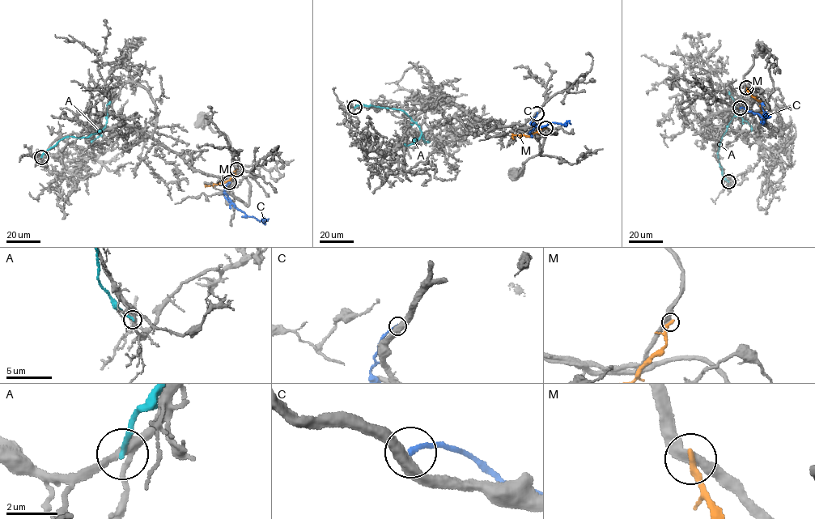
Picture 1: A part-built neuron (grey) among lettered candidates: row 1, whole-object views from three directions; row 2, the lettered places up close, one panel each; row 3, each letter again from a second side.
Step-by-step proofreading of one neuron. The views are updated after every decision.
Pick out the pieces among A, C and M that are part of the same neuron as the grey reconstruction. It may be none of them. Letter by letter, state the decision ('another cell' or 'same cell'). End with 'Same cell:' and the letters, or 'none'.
A: another cell
C: another cell
M: another cell
Same cell: none

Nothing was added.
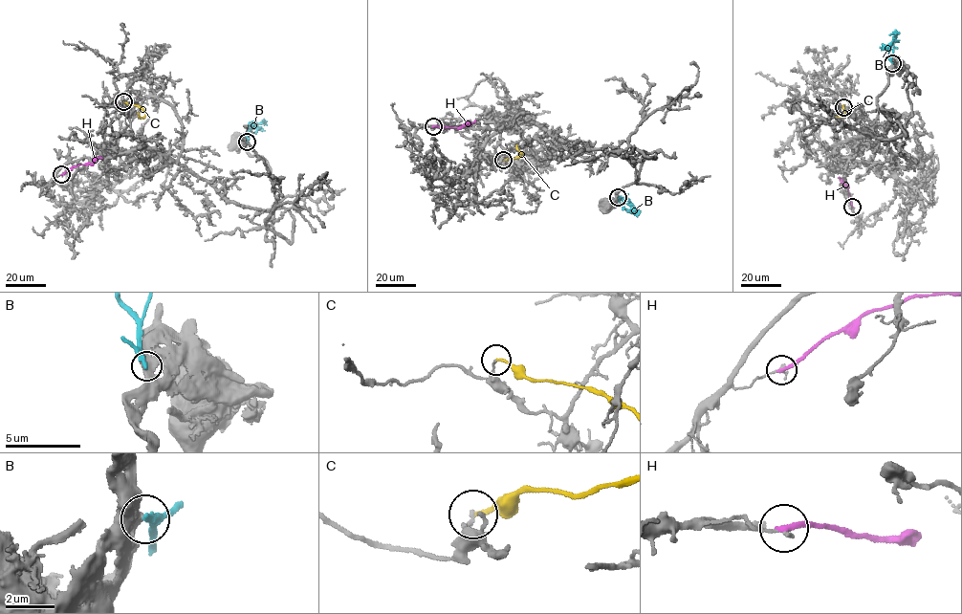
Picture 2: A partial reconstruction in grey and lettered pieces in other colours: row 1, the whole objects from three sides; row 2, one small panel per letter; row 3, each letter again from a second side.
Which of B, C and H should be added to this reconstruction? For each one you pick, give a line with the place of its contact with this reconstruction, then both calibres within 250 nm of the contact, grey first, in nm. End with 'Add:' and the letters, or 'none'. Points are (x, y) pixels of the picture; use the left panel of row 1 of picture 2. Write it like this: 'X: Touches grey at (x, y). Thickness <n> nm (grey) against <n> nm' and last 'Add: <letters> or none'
Add: none

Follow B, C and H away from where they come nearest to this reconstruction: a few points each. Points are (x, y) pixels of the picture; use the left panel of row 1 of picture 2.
B: (247, 142), (250, 126), (266, 123), (262, 120)
C: (123, 101), (138, 105), (145, 114), (141, 118), (138, 114)
H: (62, 174), (74, 166), (93, 164), (97, 159), (102, 158)

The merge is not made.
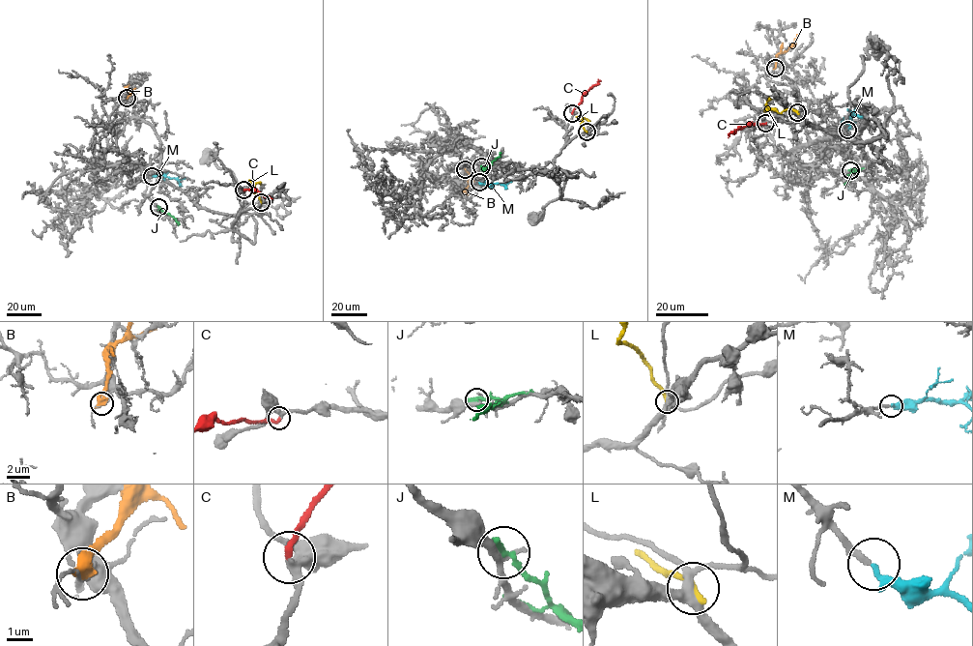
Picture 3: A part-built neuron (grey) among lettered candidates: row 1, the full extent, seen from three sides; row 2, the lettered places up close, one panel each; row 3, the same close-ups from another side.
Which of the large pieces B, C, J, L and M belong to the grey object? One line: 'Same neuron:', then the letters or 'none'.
Same neuron: C, M

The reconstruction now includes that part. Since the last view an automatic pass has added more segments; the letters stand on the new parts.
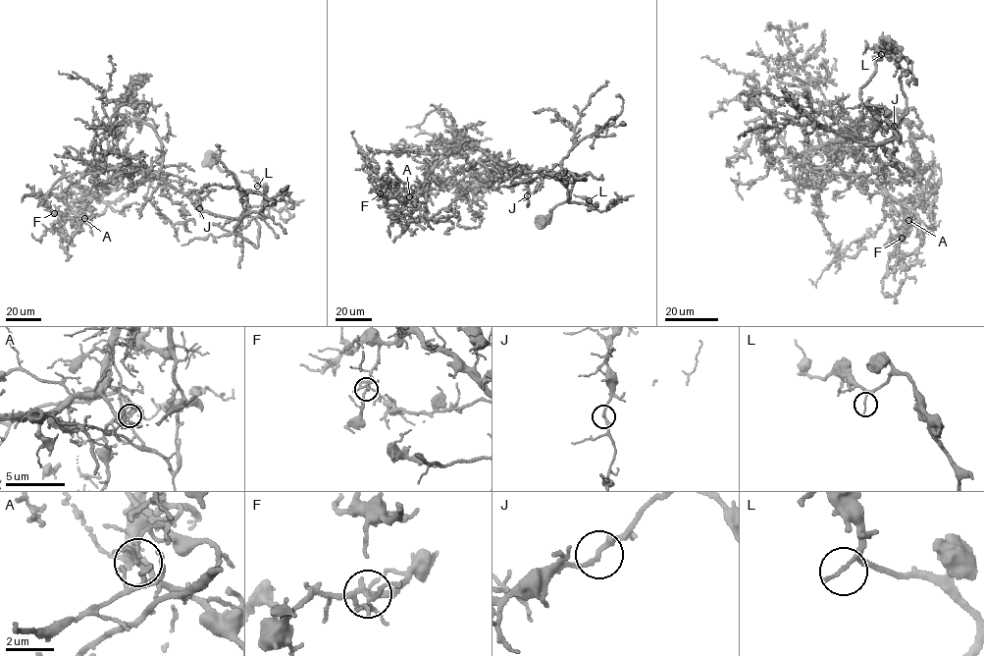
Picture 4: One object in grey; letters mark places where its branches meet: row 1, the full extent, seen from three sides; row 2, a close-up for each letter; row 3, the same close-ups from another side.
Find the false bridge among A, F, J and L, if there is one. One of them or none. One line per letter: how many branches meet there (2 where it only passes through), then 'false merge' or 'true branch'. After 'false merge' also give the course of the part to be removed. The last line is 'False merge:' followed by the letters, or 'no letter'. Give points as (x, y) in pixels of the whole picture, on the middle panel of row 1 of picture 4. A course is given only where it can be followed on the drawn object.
A: 4 branches meet; false merge; foreign part runs (409, 196), (410, 202), (402, 190), (393, 185)
F: 6 branches meet; true branch
J: 2 branches meet; true branch
L: 2 branches meet; true branch
False merge: A

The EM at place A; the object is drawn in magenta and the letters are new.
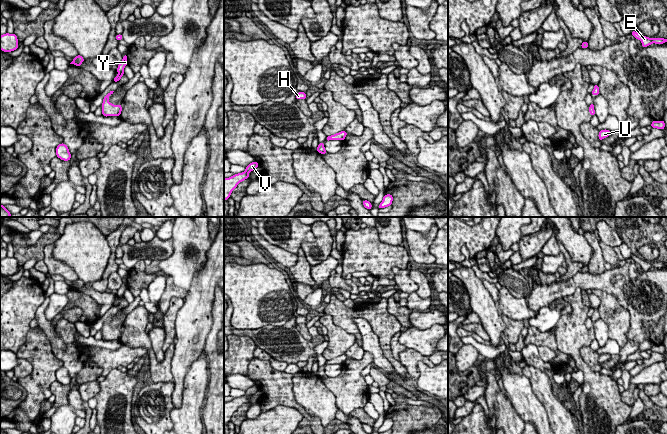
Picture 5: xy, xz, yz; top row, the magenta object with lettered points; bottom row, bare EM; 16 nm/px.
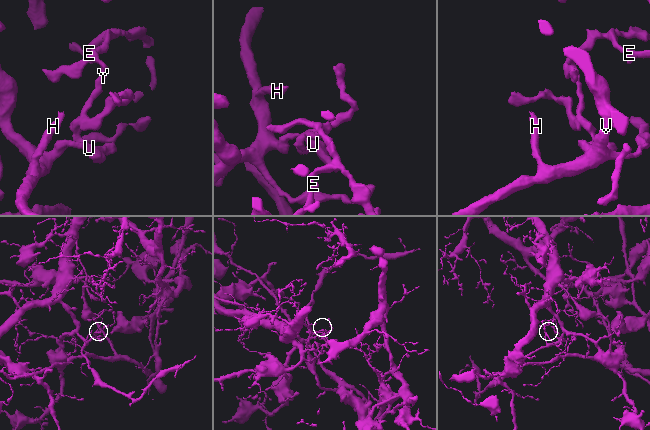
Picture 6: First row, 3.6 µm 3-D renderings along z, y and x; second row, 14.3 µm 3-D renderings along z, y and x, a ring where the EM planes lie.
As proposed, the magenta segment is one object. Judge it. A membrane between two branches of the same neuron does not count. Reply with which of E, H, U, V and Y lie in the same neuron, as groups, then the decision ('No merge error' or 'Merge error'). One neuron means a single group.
Groups: E Y / H U V. Merge error

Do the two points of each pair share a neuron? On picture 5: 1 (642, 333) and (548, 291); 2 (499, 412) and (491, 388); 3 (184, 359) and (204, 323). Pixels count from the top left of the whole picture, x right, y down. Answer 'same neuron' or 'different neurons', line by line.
1: same neuron
2: same neuron
3: same neuron

